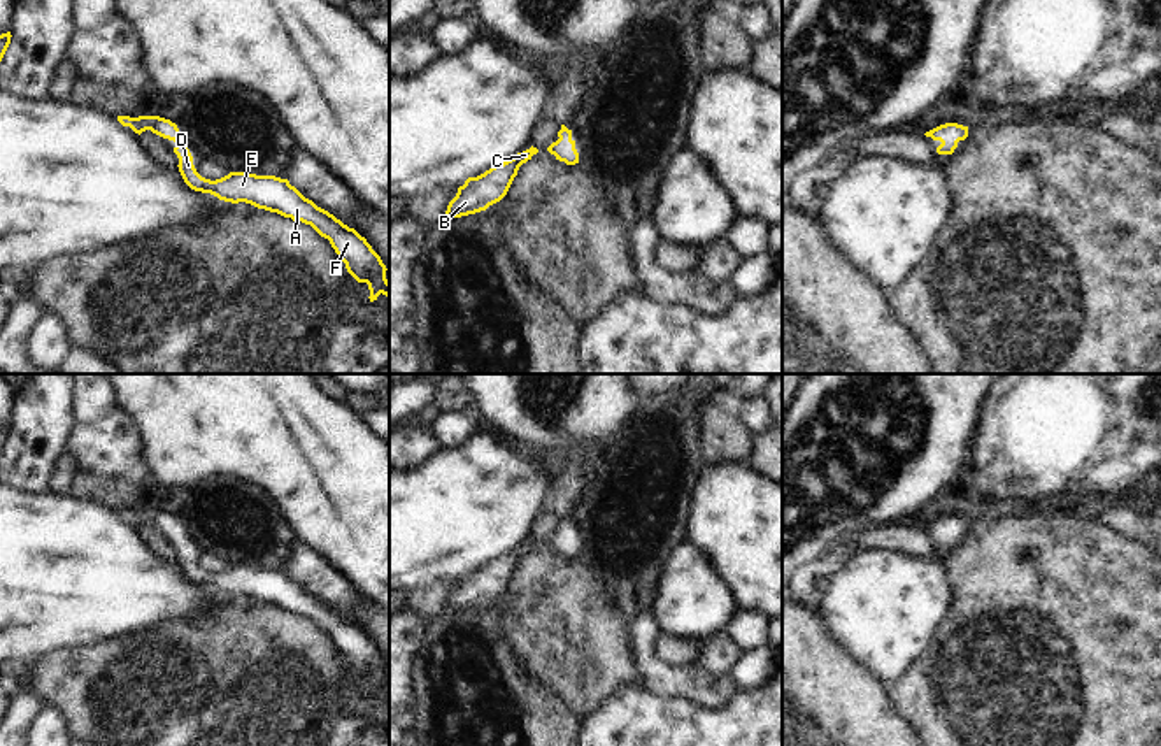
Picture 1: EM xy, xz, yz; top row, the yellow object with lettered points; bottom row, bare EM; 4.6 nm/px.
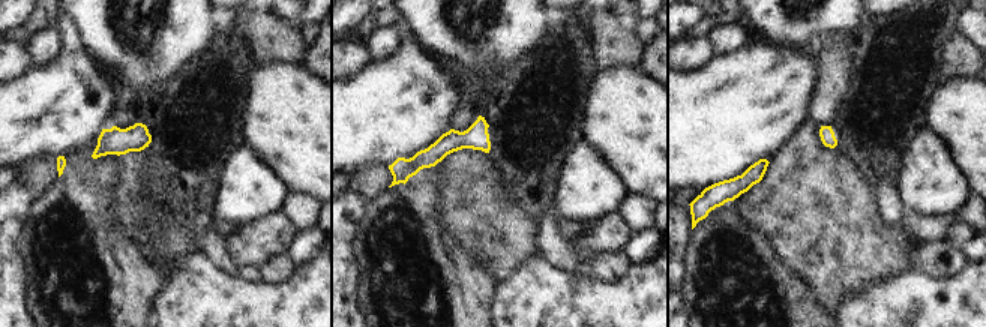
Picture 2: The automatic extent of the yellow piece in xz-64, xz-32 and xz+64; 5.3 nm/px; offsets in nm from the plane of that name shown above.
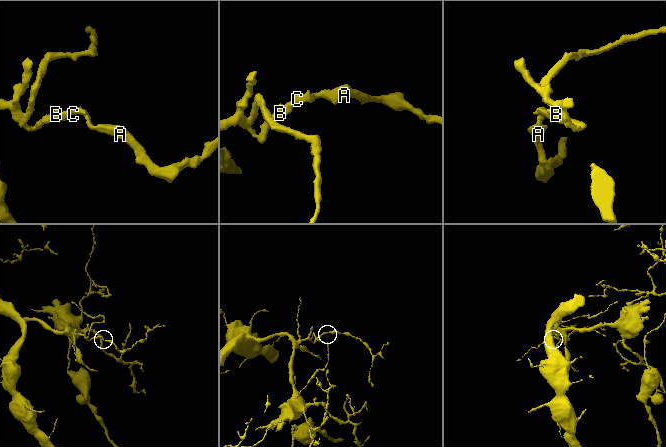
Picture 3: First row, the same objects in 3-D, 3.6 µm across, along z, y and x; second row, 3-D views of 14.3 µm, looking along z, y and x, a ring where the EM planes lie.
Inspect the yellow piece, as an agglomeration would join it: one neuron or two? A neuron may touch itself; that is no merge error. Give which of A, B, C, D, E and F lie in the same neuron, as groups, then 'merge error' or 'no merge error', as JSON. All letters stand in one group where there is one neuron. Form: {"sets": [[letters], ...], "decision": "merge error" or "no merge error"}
{"sets": [["A", "B", "C", "D", "E", "F"]], "decision": "no merge error"}

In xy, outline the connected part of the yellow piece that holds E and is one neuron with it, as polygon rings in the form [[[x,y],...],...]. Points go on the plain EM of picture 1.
[[[118,509],[118,514],[123,520],[130,520],[139,528],[151,523],[163,532],[174,534],[179,565],[191,583],[210,586],[231,597],[246,595],[258,602],[310,618],[321,630],[330,634],[335,646],[345,656],[347,665],[358,676],[368,678],[370,695],[377,693],[381,686],[389,690],[389,674],[386,672],[388,662],[367,632],[328,604],[317,600],[312,593],[305,592],[288,572],[249,565],[230,565],[216,574],[205,572],[196,565],[193,549],[184,532],[179,528],[177,518],[170,513],[160,509]]]

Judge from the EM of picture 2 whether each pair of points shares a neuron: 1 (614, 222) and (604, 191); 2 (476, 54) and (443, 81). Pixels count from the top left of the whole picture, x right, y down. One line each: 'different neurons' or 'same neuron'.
1: different neurons
2: different neurons

